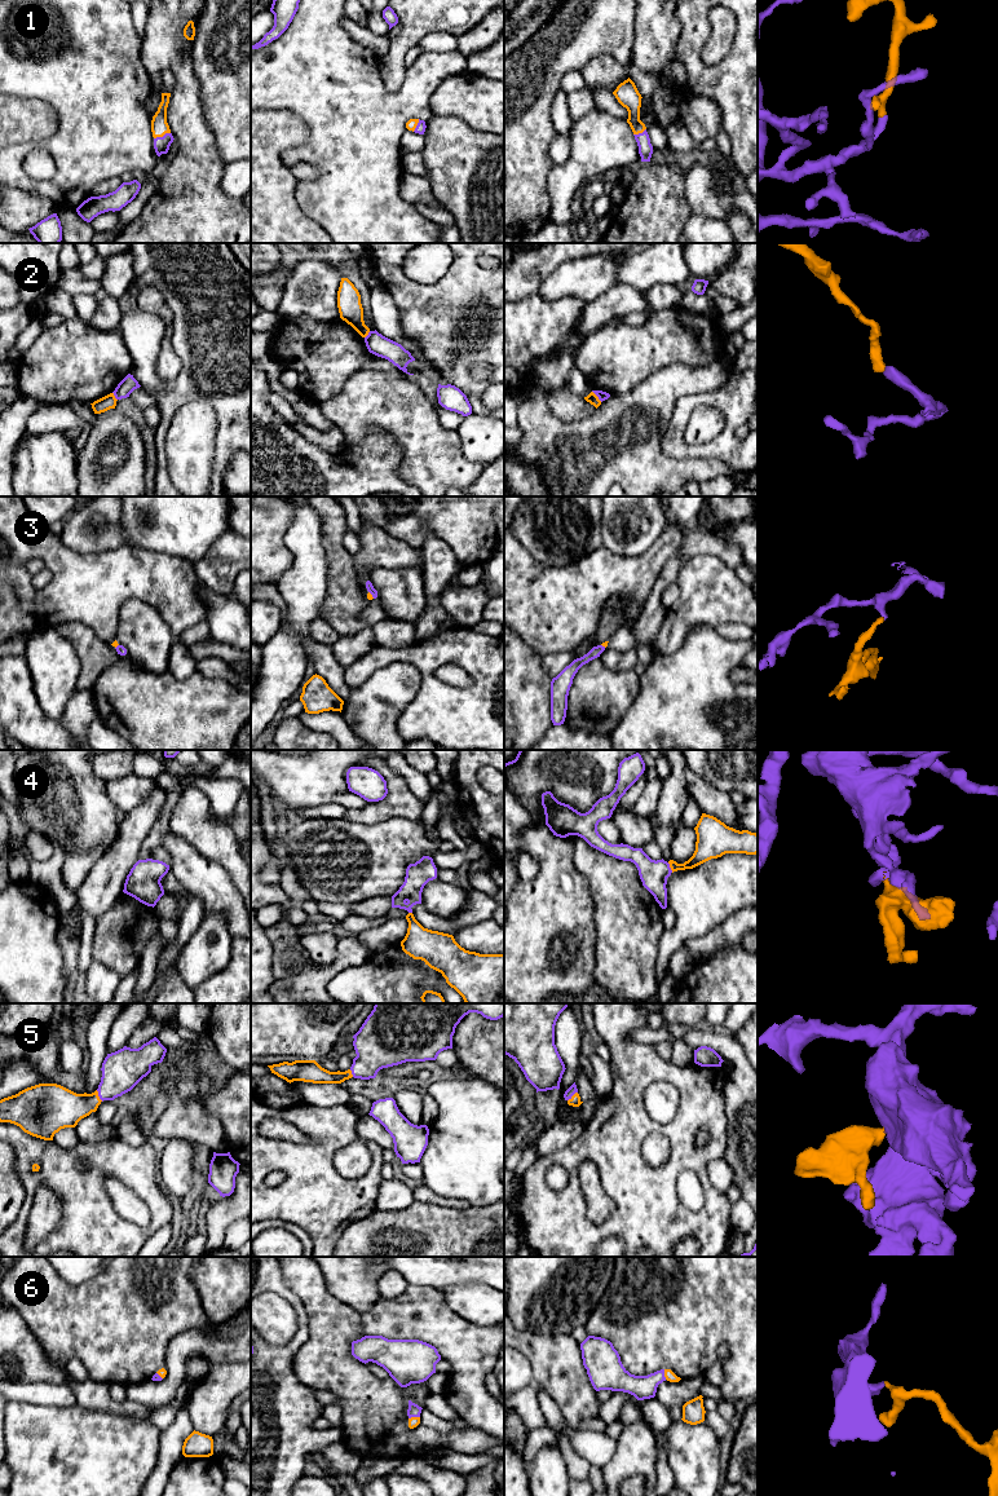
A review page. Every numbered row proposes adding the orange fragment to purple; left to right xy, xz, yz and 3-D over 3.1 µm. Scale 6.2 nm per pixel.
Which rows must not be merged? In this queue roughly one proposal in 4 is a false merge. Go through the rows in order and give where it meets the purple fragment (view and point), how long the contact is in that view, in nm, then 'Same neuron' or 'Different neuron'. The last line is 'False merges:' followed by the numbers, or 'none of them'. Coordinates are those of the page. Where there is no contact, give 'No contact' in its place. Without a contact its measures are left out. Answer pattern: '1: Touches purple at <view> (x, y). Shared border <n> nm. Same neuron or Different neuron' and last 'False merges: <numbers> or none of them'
1: Touches purple at xy (163, 136). Shared border 110 nm. Same neuron
2: Touches purple at yz (596, 395). Shared border 90 nm. Different neuron
3: Touches purple at xz (371, 594). Shared border 60 nm. Different neuron
4: Touches purple at yz (670, 868). Shared border 70 nm. Same neuron
5: Touches purple at xy (98, 1095). Shared border 80 nm. Same neuron
6: Touches purple at xz (414, 1416). Shared border 70 nm. Same neuron
False merges: 2, 3

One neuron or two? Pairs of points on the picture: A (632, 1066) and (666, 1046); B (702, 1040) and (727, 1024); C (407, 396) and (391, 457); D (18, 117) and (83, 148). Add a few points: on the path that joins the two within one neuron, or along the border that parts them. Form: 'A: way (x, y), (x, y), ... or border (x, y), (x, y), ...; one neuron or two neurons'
A: border (654, 1046), (661, 1057), (670, 1060); two neurons
B: border (720, 1027), (734, 1036); two neurons
C: border (367, 427), (393, 437), (398, 471); two neurons
D: border (51, 104), (57, 129), (36, 145), (25, 142); two neurons

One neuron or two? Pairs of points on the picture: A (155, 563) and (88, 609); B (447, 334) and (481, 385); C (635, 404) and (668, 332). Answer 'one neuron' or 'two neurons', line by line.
A: one neuron
B: one neuron
C: two neurons

